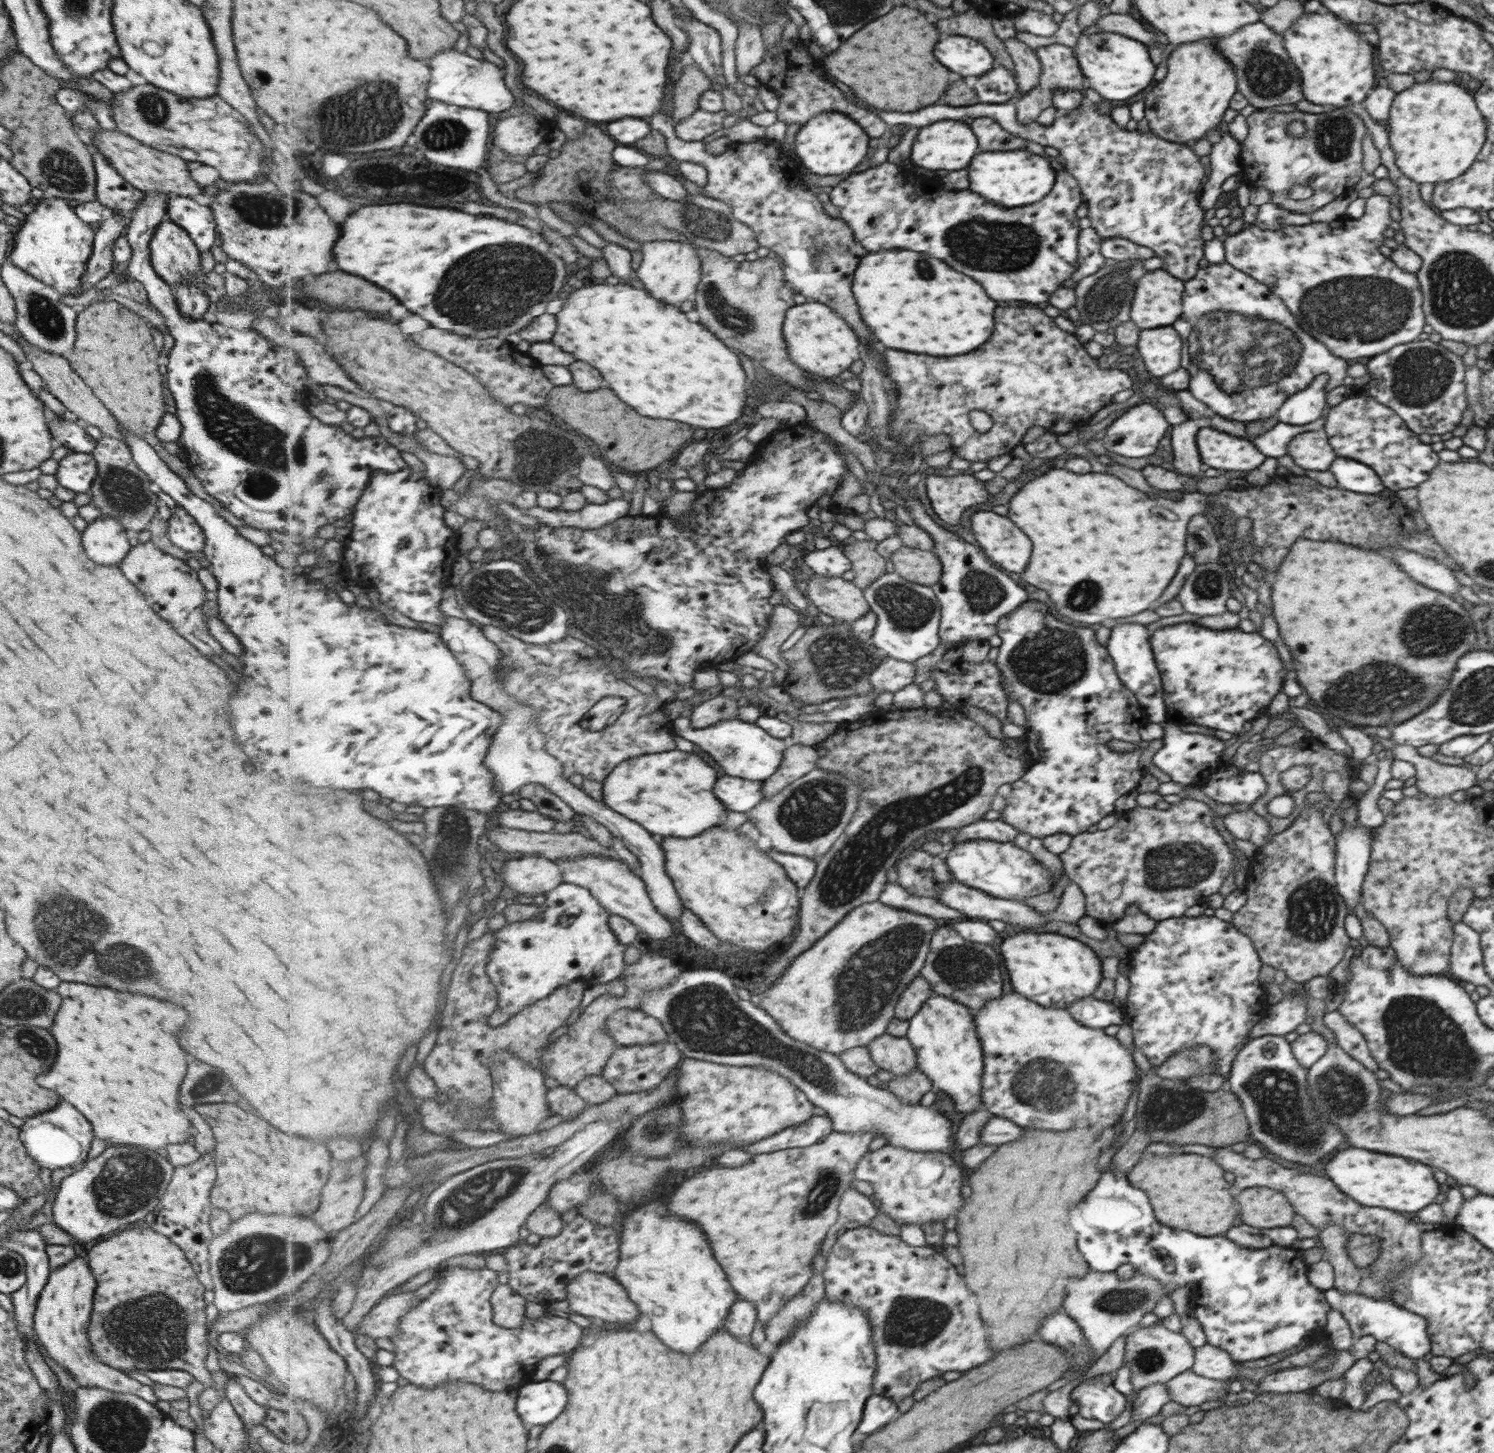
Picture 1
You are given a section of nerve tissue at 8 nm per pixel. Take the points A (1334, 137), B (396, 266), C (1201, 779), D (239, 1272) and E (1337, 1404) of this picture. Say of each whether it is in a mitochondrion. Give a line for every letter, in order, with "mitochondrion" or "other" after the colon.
A: mitochondrion
B: other
C: other
D: mitochondrion
E: other

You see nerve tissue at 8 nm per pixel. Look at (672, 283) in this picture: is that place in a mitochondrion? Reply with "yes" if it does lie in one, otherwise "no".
no

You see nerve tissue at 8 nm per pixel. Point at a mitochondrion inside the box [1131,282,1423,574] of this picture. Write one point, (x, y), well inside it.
(1230, 344)

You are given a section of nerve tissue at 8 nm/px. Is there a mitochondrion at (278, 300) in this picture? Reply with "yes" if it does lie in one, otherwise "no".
no

